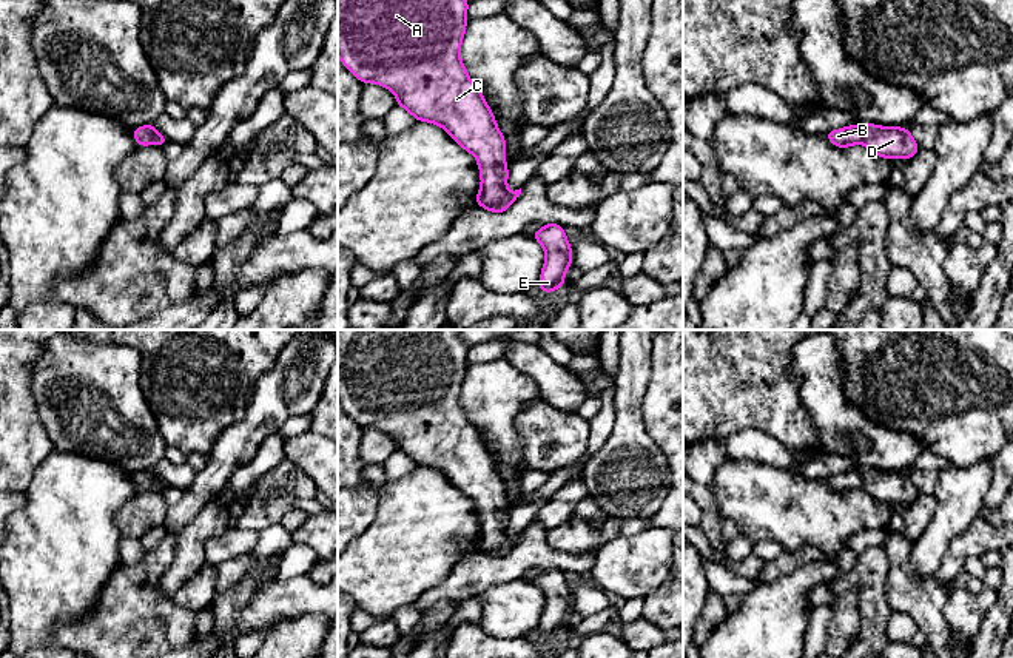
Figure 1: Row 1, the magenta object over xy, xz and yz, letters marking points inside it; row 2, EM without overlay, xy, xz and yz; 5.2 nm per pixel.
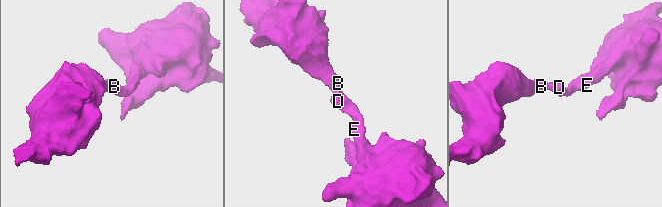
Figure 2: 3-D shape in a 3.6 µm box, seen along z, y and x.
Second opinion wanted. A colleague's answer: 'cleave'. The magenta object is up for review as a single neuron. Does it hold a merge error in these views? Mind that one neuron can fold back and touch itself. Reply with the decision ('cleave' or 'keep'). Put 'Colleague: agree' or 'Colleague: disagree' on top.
Colleague: disagree
keep

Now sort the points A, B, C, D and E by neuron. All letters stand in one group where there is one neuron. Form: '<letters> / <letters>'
A B C D E

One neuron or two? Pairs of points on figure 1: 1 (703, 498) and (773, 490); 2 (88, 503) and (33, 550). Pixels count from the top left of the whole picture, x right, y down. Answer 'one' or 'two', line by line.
1: two
2: one

